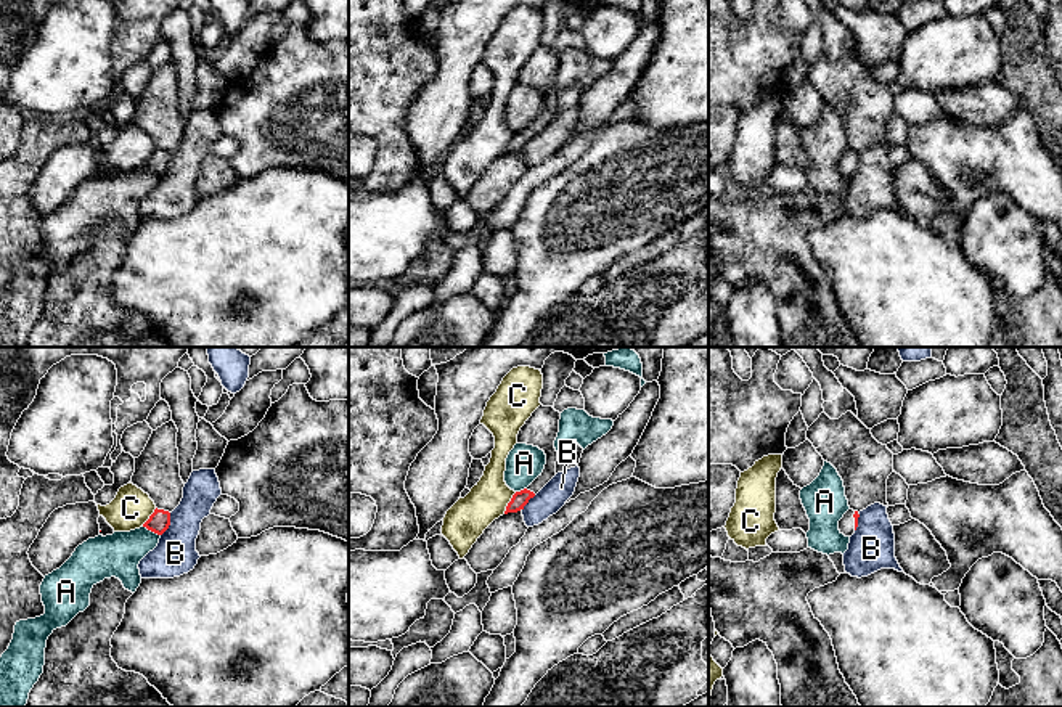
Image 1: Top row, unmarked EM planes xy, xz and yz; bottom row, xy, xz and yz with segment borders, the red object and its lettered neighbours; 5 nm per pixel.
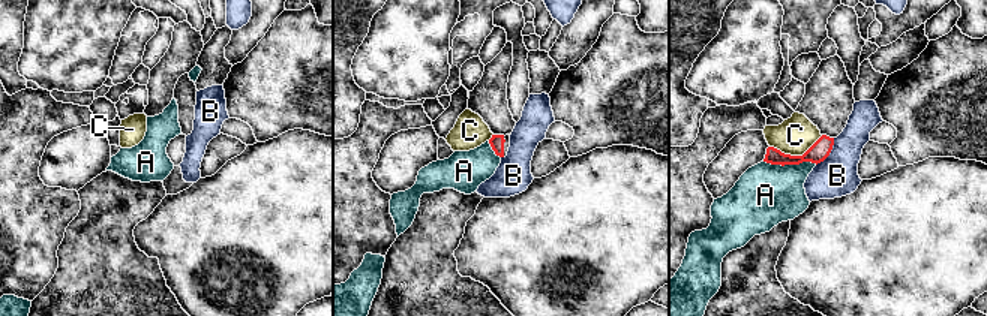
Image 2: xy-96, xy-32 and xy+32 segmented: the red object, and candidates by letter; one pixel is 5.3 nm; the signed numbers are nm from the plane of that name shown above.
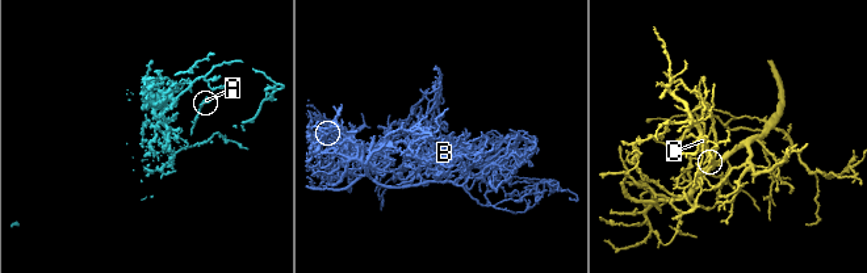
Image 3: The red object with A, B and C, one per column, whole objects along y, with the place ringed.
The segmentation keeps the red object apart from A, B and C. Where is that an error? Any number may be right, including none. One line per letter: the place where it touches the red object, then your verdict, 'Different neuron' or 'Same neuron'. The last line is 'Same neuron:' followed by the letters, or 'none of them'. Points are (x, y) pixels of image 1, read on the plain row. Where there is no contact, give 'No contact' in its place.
A: Touches red at xy (151, 171). Different neuron
B: Touches red at xy (169, 164). Different neuron
C: Touches red at xz (508, 143). Different neuron
Same neuron: none of them

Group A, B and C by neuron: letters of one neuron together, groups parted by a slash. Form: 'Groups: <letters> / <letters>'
Groups: A / B / C

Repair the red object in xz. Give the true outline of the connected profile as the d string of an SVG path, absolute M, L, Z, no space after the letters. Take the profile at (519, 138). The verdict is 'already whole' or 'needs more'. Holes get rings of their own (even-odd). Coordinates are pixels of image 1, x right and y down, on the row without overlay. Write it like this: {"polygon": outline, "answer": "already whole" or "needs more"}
{"polygon": "M540 45L521 67L517 84L527 84L543 90L546 95L546 104L543 112L527 129L513 135L504 154L524 149L529 140L556 116L558 92L554 88L554 80L559 72L559 59L559 51L553 47Z", "answer": "needs more"}

